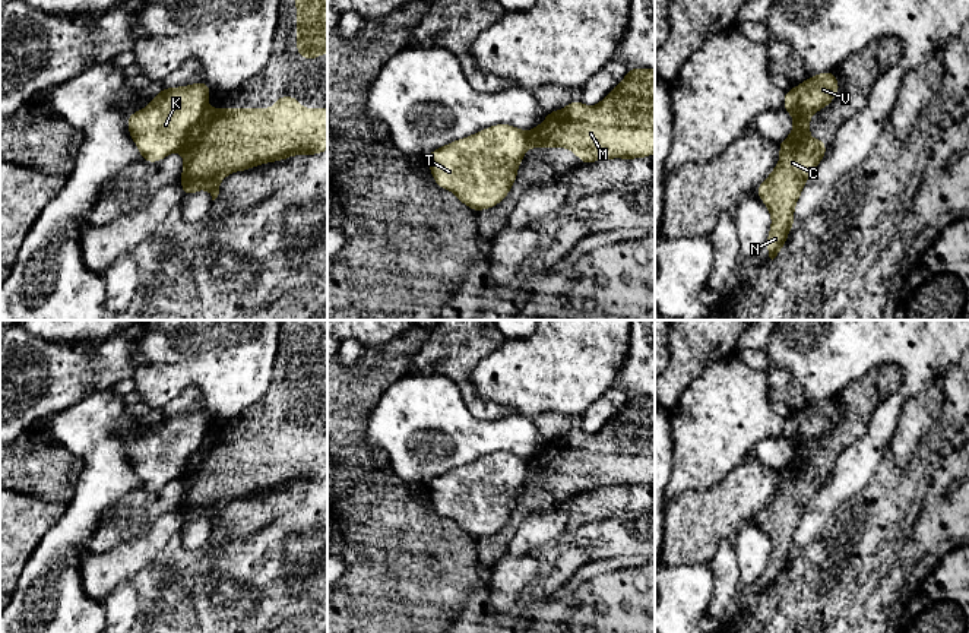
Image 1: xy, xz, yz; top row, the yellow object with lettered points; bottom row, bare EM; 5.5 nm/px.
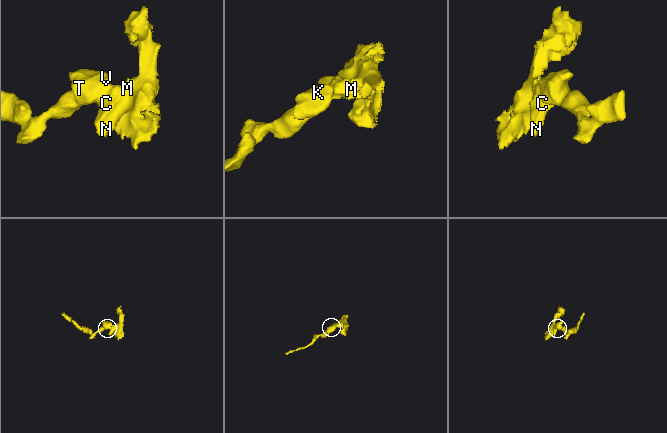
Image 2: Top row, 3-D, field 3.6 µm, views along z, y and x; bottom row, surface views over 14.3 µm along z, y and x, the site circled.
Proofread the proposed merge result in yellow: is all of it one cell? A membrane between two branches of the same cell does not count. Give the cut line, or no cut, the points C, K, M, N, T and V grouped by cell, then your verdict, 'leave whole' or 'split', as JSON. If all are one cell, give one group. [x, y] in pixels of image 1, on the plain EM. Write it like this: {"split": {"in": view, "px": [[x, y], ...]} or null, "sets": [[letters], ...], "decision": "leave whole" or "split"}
{"split": {"in": "xy", "px": [[205, 434], [200, 446], [187, 461], [179, 477]]}, "sets": [["C", "M", "N"], ["K", "T", "V"]], "decision": "split"}

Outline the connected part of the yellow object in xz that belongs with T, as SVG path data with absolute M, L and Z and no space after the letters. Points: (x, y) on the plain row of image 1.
M495 452L465 466L450 469L427 482L436 512L450 518L475 539L494 535L510 519L528 475L528 459Z

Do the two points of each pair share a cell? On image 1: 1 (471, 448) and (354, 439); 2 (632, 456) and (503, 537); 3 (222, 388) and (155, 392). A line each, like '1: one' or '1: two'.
1: two
2: one
3: one

